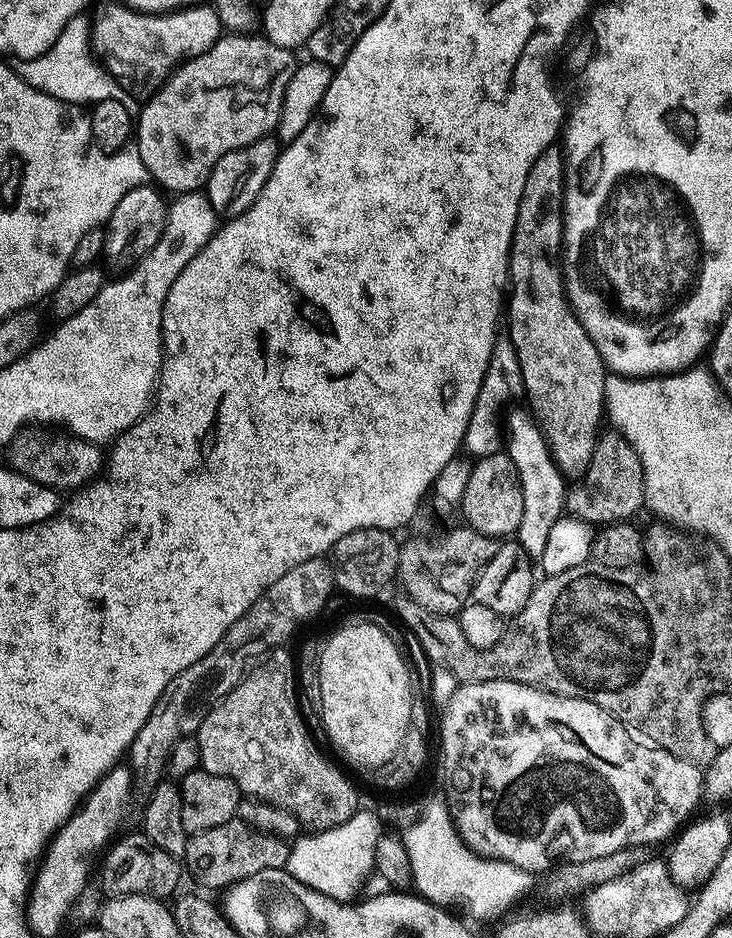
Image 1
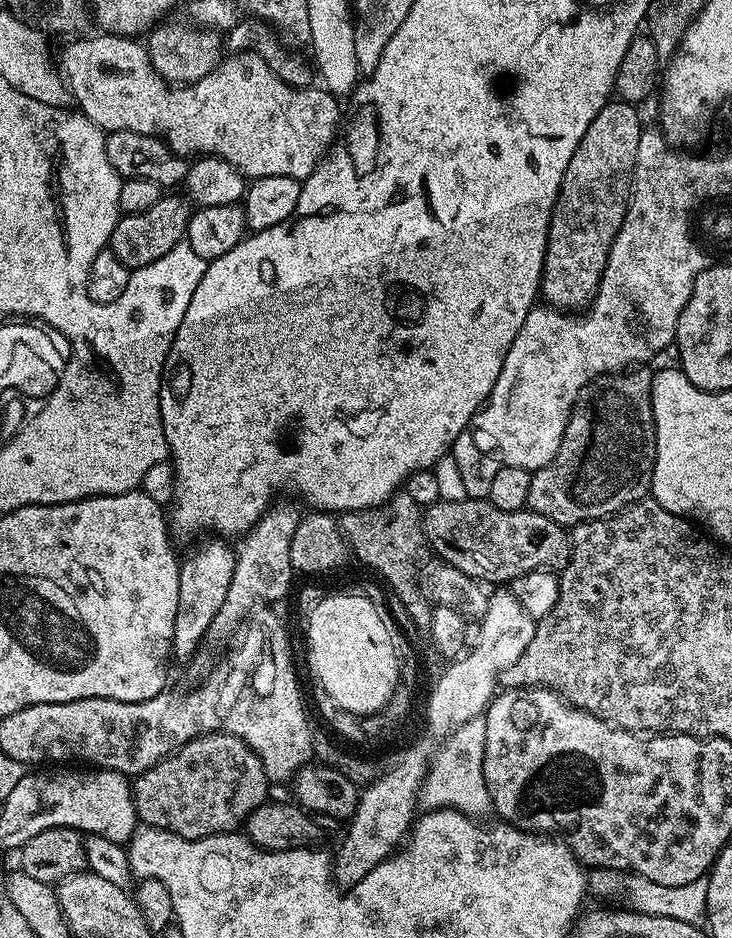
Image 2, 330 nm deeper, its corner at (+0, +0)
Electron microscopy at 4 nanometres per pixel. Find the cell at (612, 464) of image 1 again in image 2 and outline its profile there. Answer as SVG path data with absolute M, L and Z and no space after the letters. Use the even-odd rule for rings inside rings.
M636 366L631 370L622 372L611 372L605 376L594 378L578 394L574 402L572 412L566 422L566 430L562 434L562 442L558 454L546 466L542 466L537 472L532 473L530 482L530 494L528 495L527 507L531 511L542 514L554 522L565 526L575 526L583 524L585 520L600 520L603 516L613 516L614 513L620 512L623 508L629 508L632 504L645 499L652 490L652 471L656 461L656 427L654 426L654 410L652 409L652 378L653 369L648 366Z

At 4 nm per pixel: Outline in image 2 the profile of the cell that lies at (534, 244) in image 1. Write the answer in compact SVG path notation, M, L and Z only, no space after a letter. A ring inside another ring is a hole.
M609 102L586 130L570 166L560 183L556 205L548 227L548 249L544 259L544 276L540 280L540 296L545 305L561 310L584 310L596 297L602 274L610 254L610 246L626 218L628 200L632 197L632 175L638 154L638 138L642 131L637 105Z

